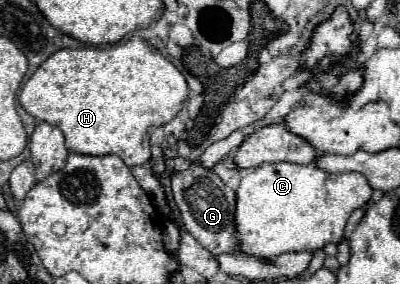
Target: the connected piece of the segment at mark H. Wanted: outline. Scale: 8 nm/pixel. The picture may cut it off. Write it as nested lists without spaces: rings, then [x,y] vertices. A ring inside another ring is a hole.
[[[133,36],[113,46],[57,50],[25,82],[19,104],[37,120],[57,126],[71,152],[117,154],[133,168],[151,160],[151,132],[177,116],[187,94],[183,74],[155,46]]]

